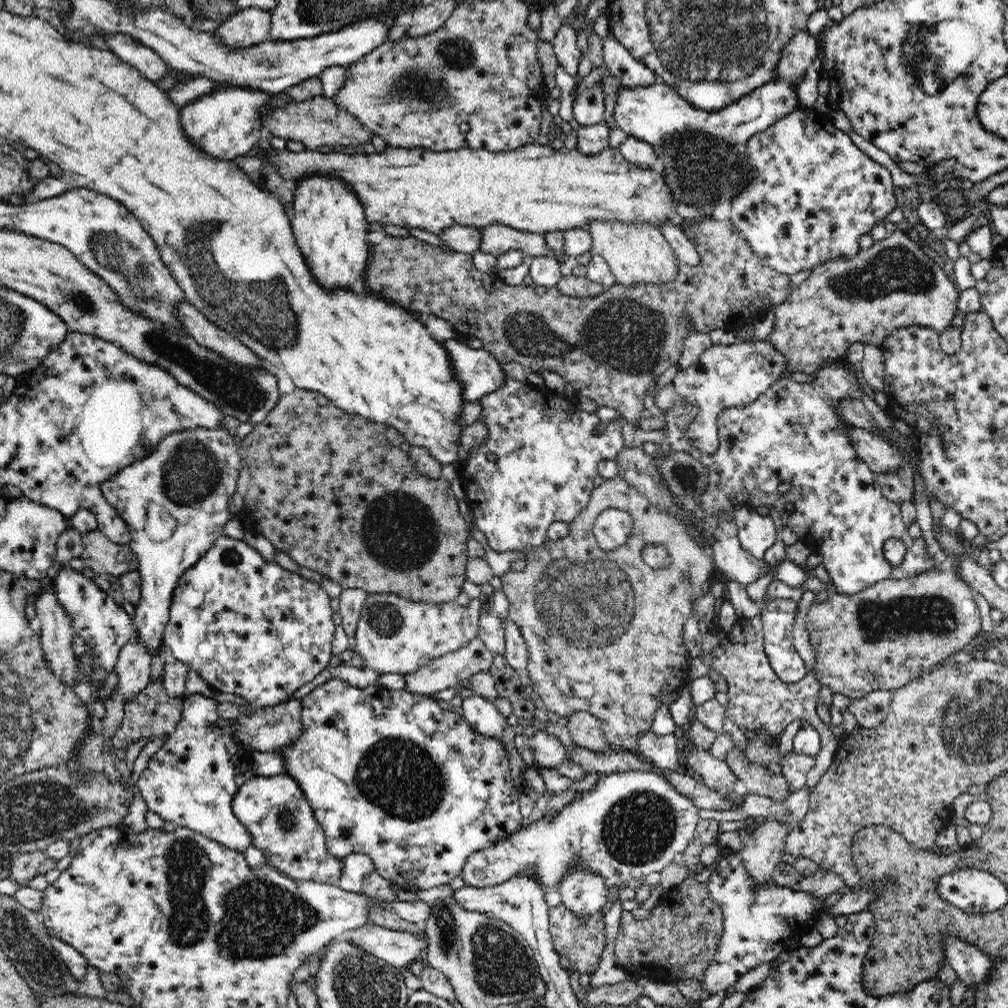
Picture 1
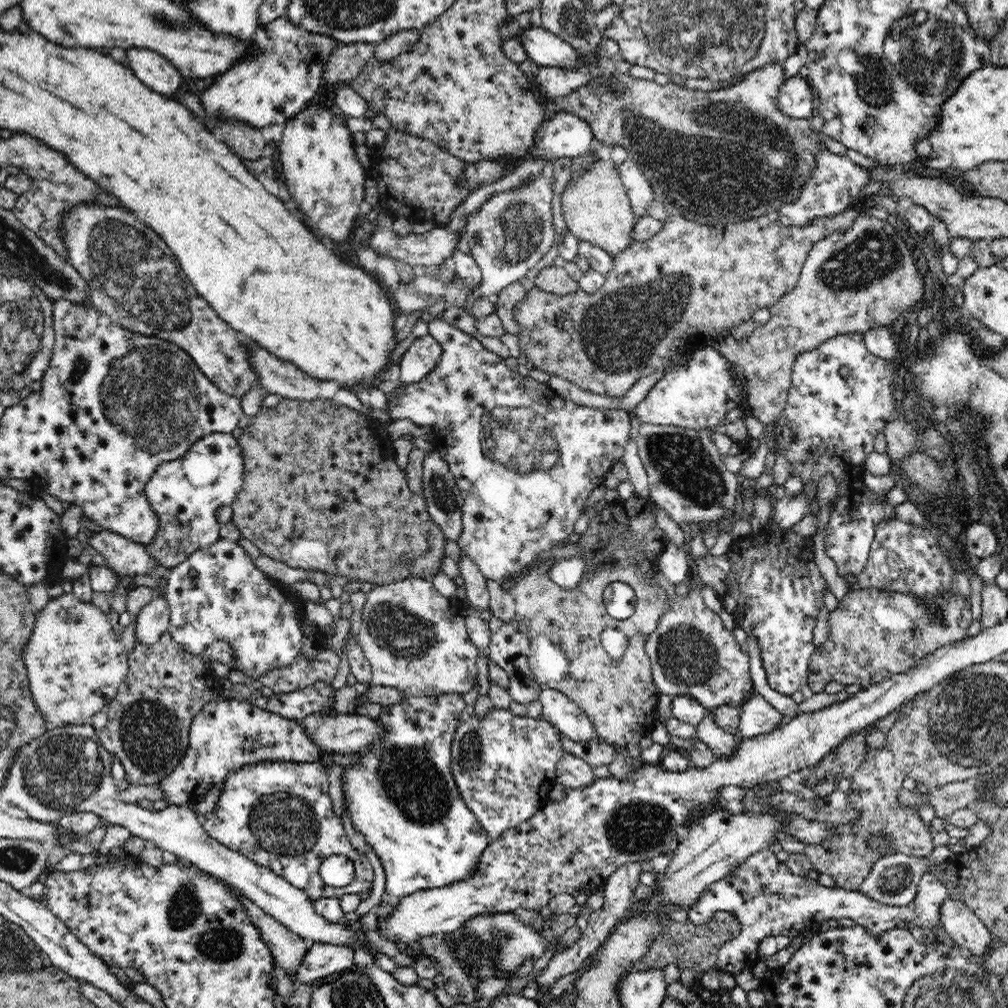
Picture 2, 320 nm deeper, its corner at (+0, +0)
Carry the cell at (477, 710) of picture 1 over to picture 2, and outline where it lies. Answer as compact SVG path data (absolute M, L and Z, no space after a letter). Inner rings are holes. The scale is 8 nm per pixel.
M494 708L482 718L473 714L457 726L451 744L451 773L464 803L479 818L490 841L530 820L536 811L549 802L549 792L557 783L554 770L565 754L560 734L548 719L521 717L512 714L509 708Z

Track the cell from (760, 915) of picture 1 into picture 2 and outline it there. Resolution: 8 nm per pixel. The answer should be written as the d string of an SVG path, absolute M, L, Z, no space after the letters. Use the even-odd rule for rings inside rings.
M766 848L749 855L748 858L732 868L732 872L710 884L699 896L697 902L688 908L688 921L692 924L705 924L715 912L733 913L740 921L740 934L720 947L717 954L717 969L737 975L745 968L753 967L763 960L758 955L758 945L766 936L789 936L791 938L806 931L812 922L818 925L823 920L840 920L852 918L856 924L866 927L871 933L886 933L887 930L916 925L933 928L942 918L942 906L947 899L948 889L944 885L945 875L926 873L918 885L917 894L906 906L888 906L864 895L860 891L851 891L836 887L820 885L808 875L794 875L786 863L776 857L776 849Z

